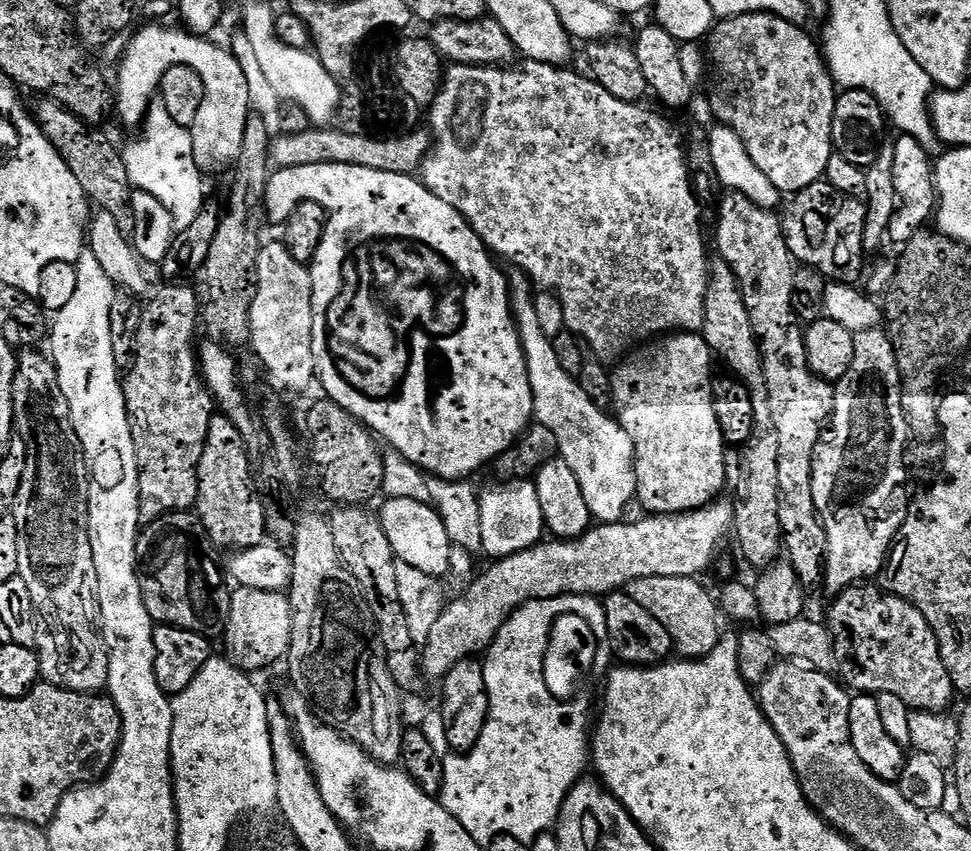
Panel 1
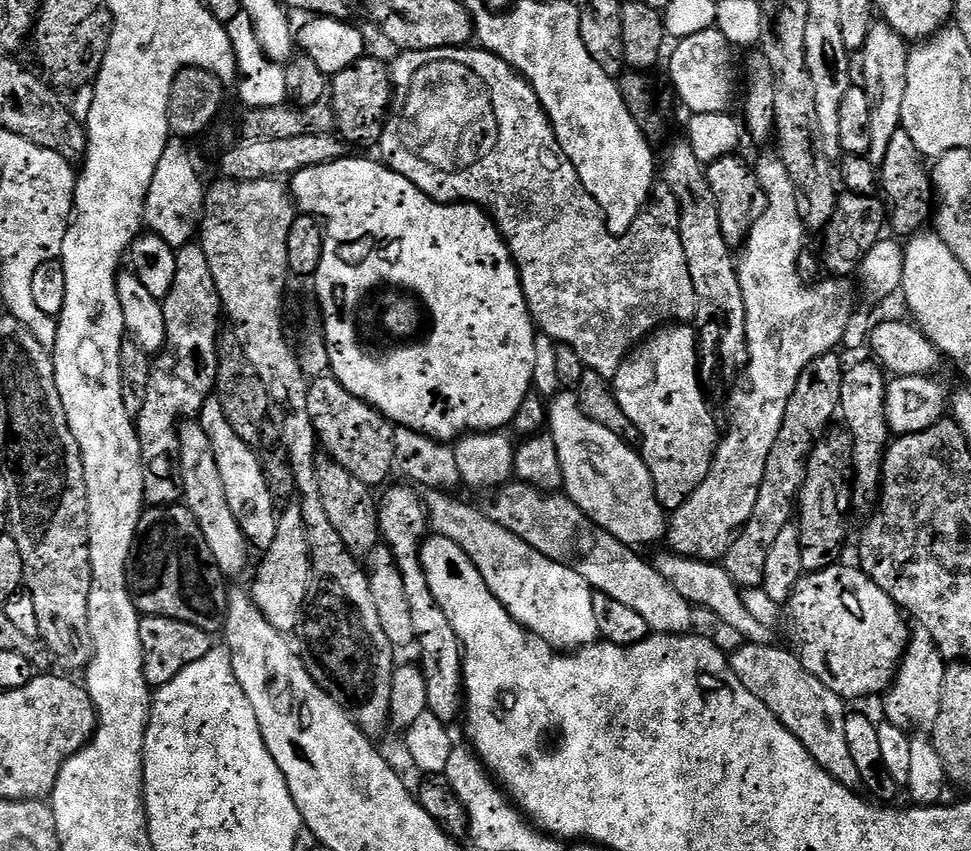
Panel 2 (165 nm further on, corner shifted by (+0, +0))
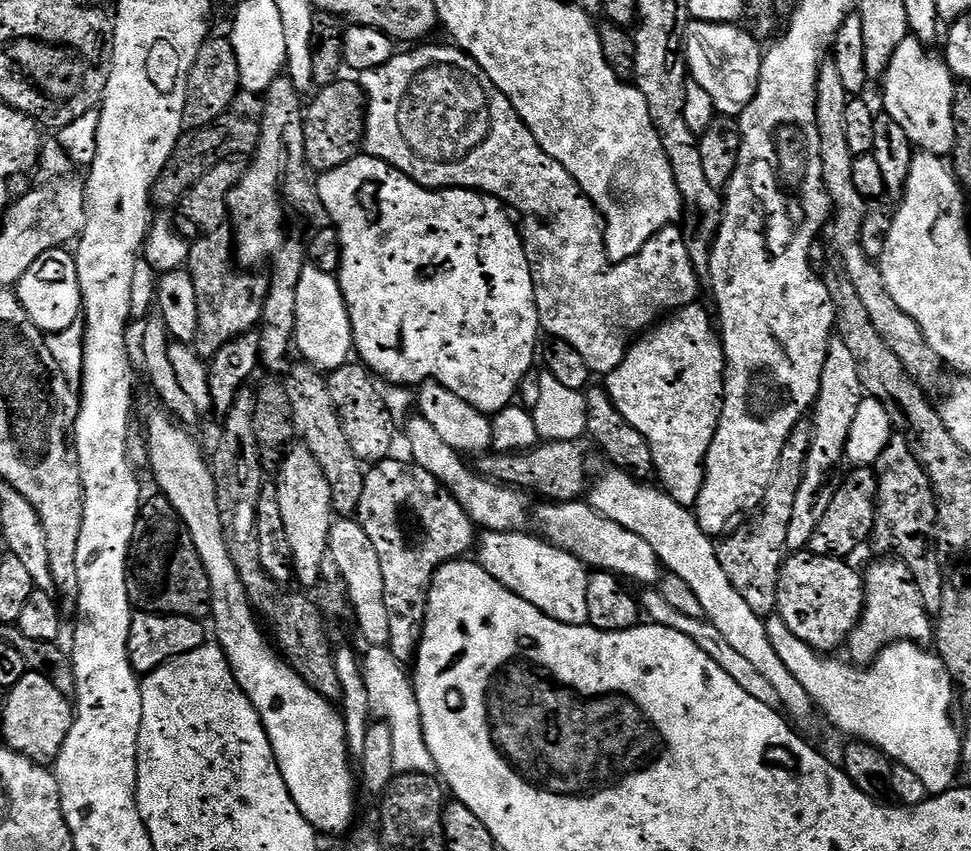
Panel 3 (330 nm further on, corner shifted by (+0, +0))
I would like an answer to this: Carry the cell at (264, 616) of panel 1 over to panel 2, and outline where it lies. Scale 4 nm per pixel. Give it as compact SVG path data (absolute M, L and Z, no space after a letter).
M292 506L279 513L276 522L274 542L268 552L263 553L264 561L256 572L256 581L250 584L252 601L262 610L266 622L274 626L274 630L285 634L299 629L308 602L308 587L312 581L312 558L308 551L308 535L306 522L302 518L299 507Z

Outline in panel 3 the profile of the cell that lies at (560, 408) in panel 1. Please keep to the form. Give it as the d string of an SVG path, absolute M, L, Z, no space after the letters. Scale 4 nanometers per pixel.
M609 471L602 473L597 480L595 477L591 485L590 503L595 512L610 518L610 522L618 522L618 526L626 526L626 530L634 530L638 538L646 538L646 542L654 546L654 554L660 559L661 565L671 575L682 578L690 590L694 590L698 602L702 602L704 617L712 623L714 630L718 630L718 634L722 634L722 638L726 638L726 642L730 642L738 654L743 654L750 661L750 666L754 666L754 670L758 670L758 674L770 682L770 686L774 686L780 699L779 707L793 721L810 719L814 713L810 694L802 690L802 682L798 682L798 678L786 670L782 658L778 658L774 646L770 646L765 617L754 614L742 594L730 586L730 578L726 578L726 570L722 570L722 562L718 562L713 537L707 536L698 526L695 515L674 502L667 492L659 487L651 488L651 483L636 480L628 472Z

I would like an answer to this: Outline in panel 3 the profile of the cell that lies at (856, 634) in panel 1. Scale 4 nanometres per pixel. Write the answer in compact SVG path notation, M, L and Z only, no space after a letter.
M805 550L791 553L780 565L775 615L780 616L782 622L786 622L788 629L797 638L821 654L835 653L832 652L835 648L843 649L848 637L856 629L860 615L864 613L864 577L848 564L851 563L847 559L835 560L832 556L814 556Z

